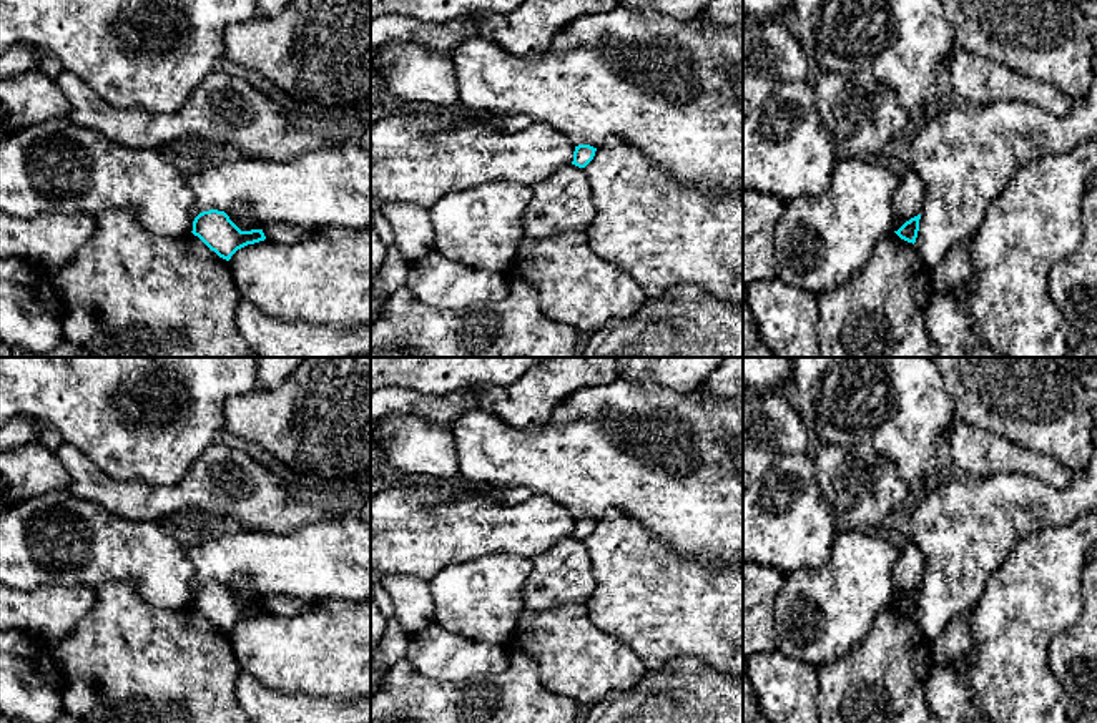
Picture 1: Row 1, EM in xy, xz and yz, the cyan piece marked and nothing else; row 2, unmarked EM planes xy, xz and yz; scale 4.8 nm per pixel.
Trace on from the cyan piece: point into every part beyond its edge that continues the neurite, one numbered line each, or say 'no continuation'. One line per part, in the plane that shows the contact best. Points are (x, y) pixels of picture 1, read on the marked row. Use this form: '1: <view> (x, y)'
no continuation

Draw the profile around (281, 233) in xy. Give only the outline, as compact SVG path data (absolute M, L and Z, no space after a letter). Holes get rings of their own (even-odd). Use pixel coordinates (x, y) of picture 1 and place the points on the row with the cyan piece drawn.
M268 224L263 226L263 233L266 239L283 243L283 244L291 244L296 241L303 241L307 238L314 229L301 229L293 224Z

